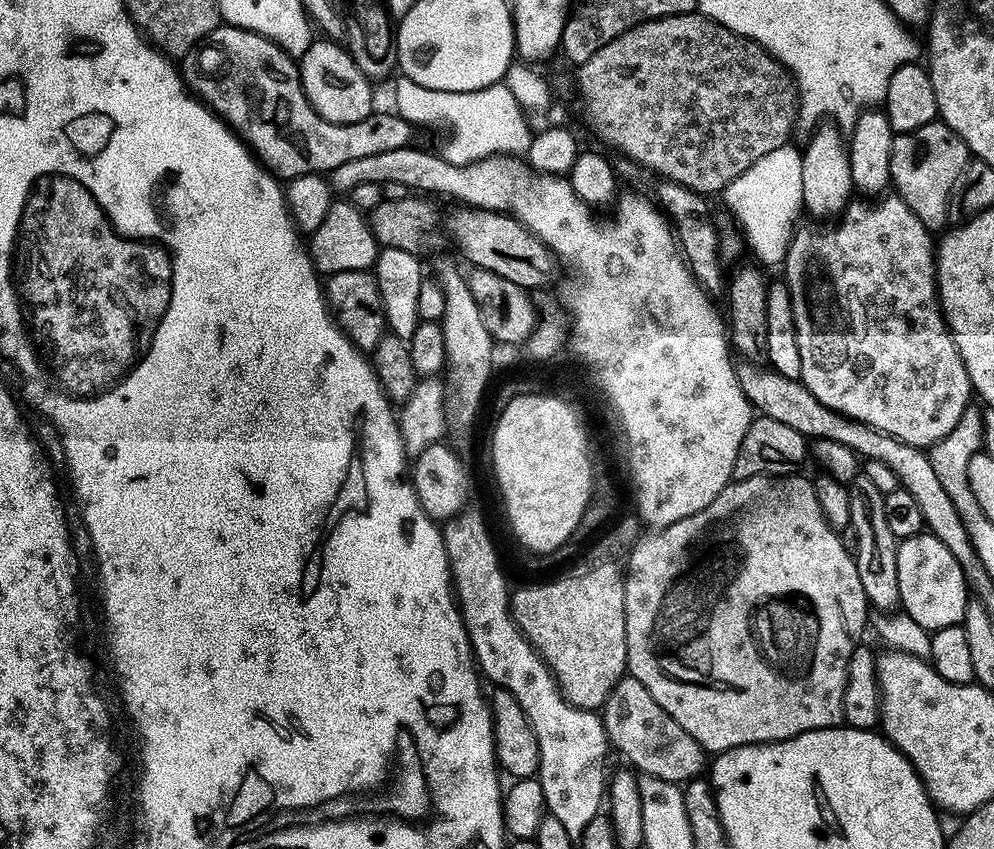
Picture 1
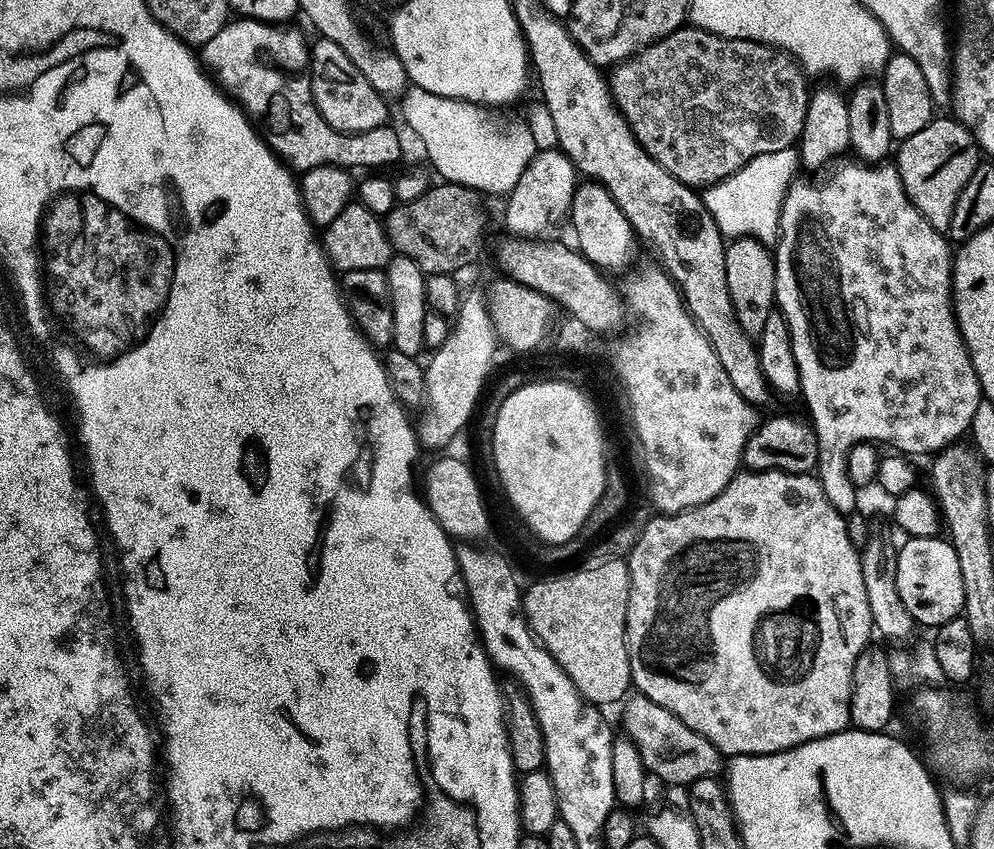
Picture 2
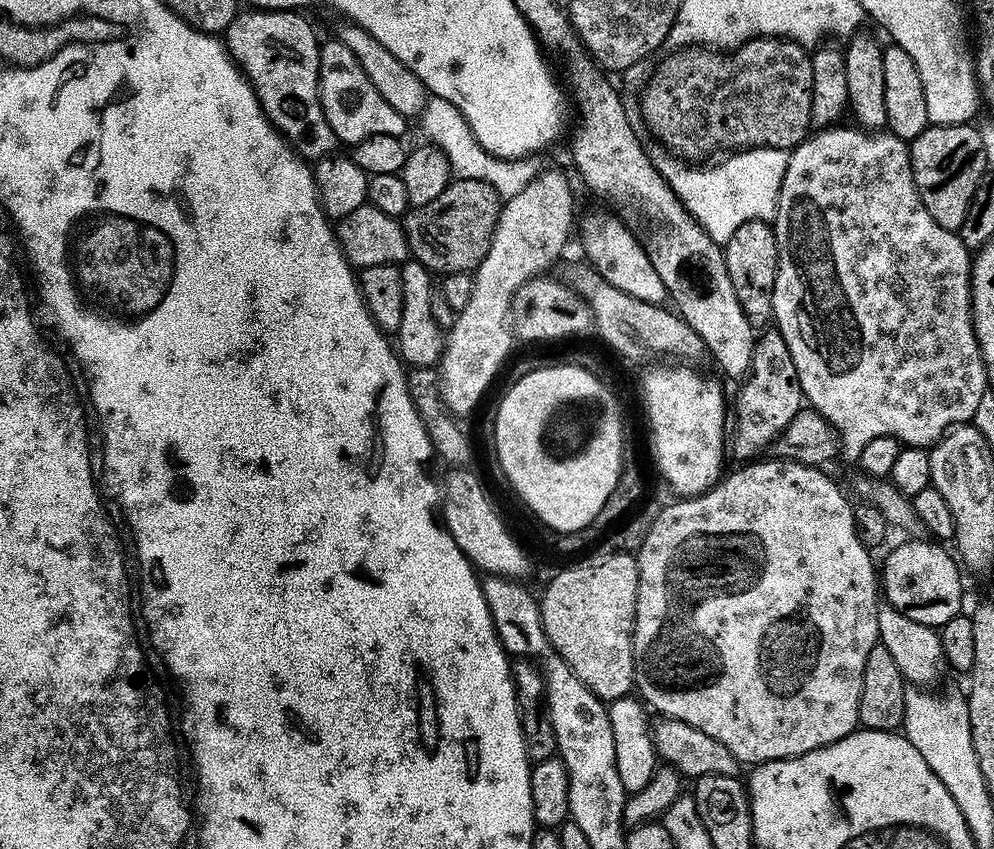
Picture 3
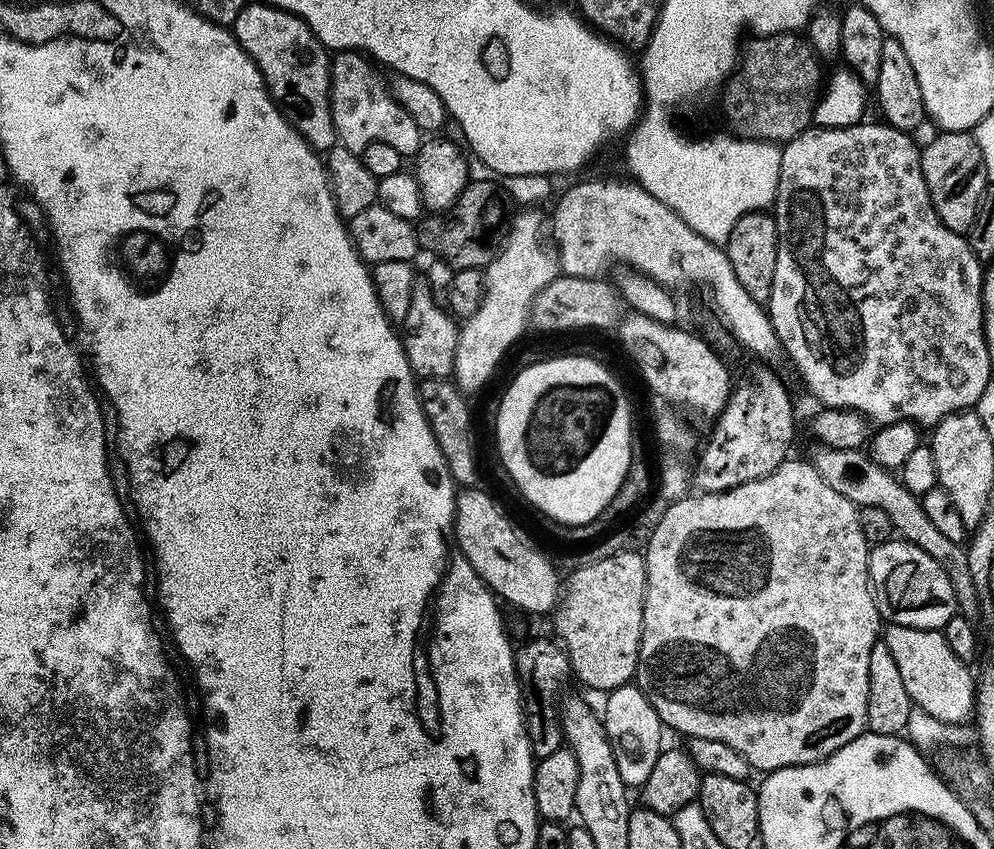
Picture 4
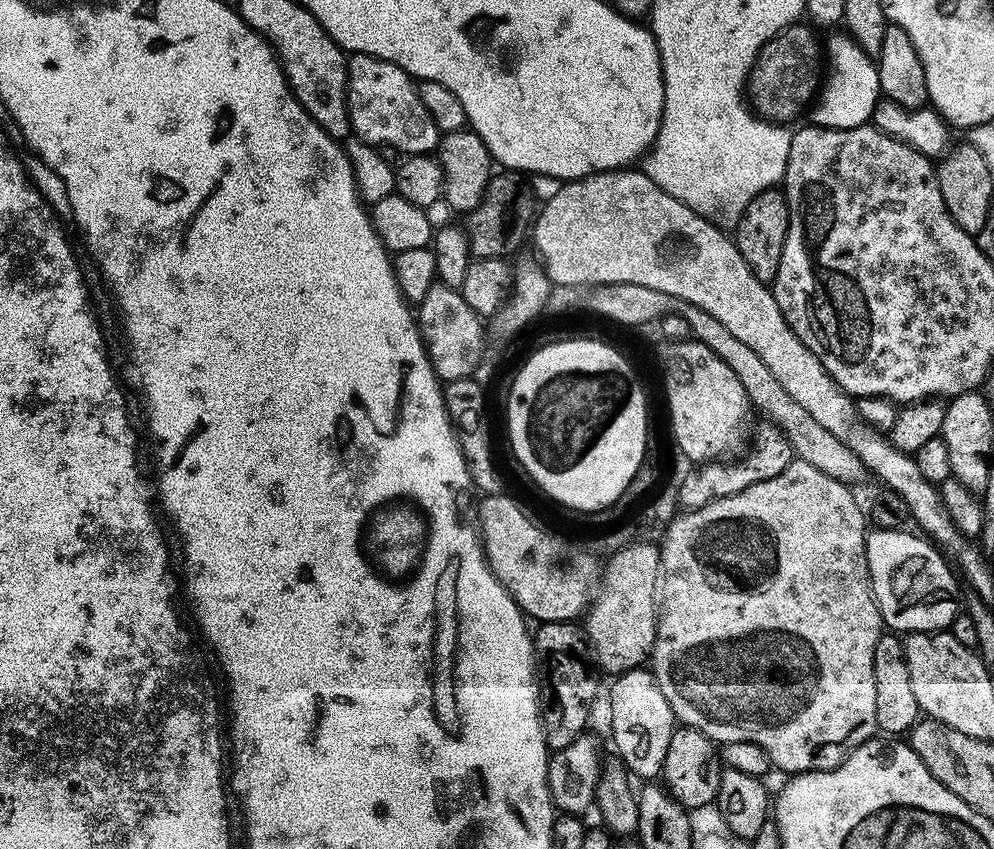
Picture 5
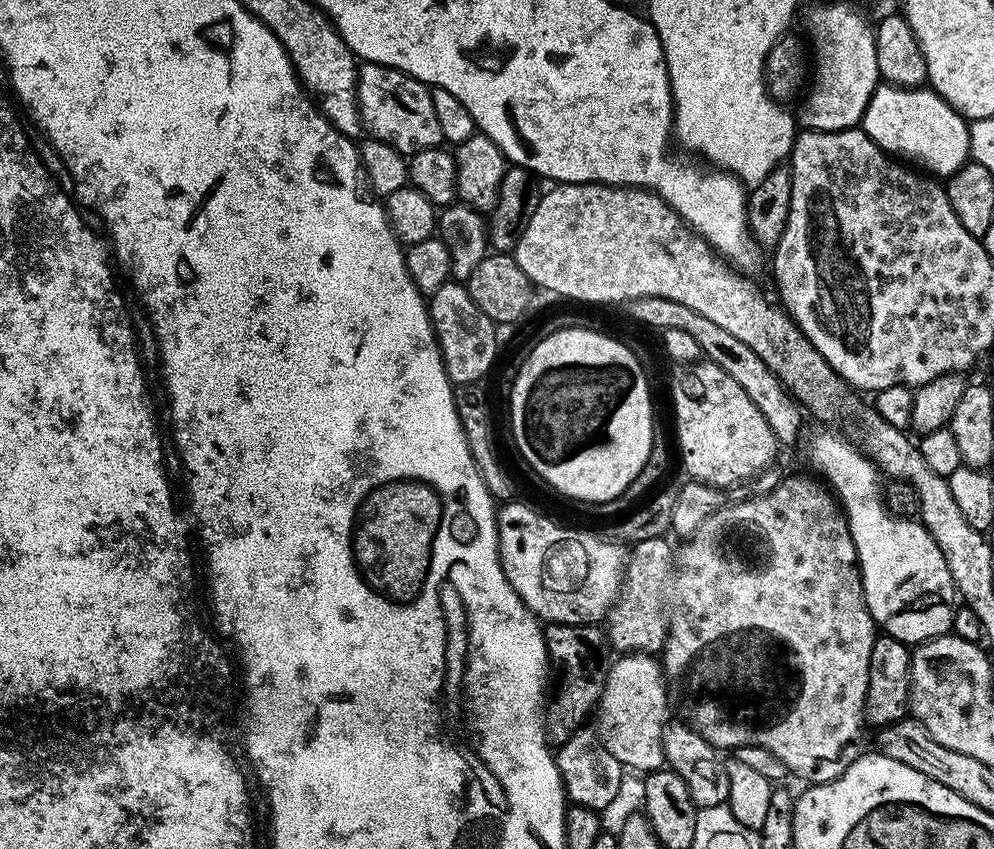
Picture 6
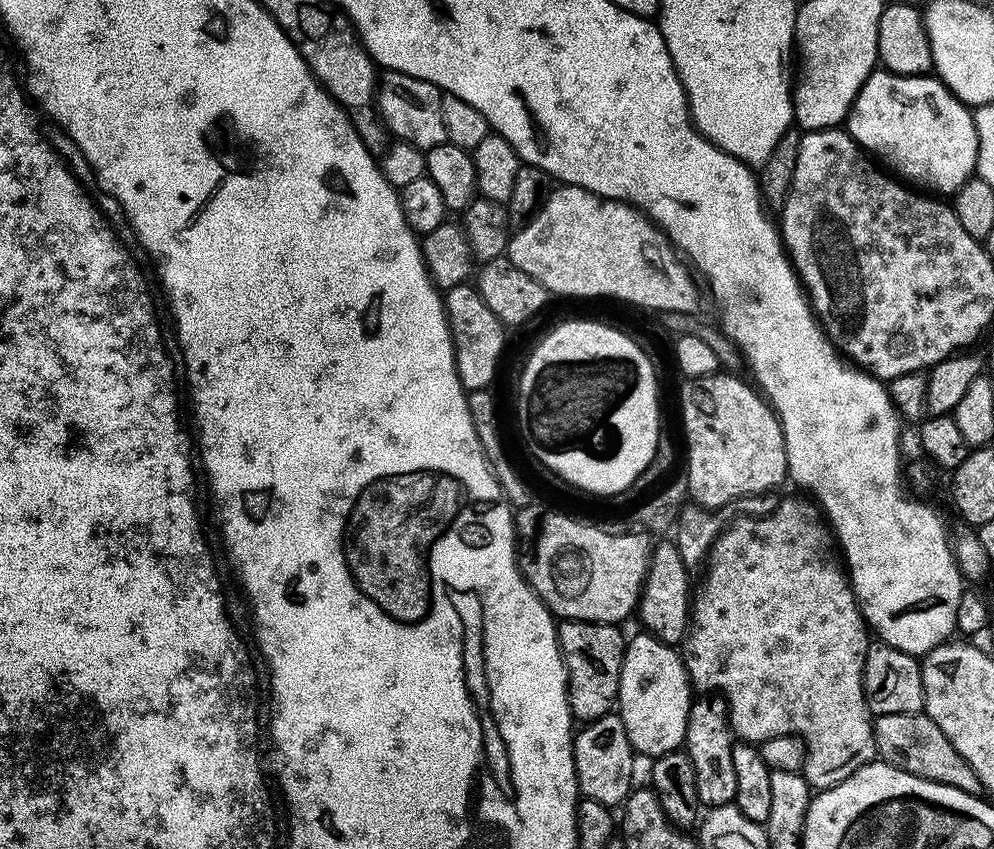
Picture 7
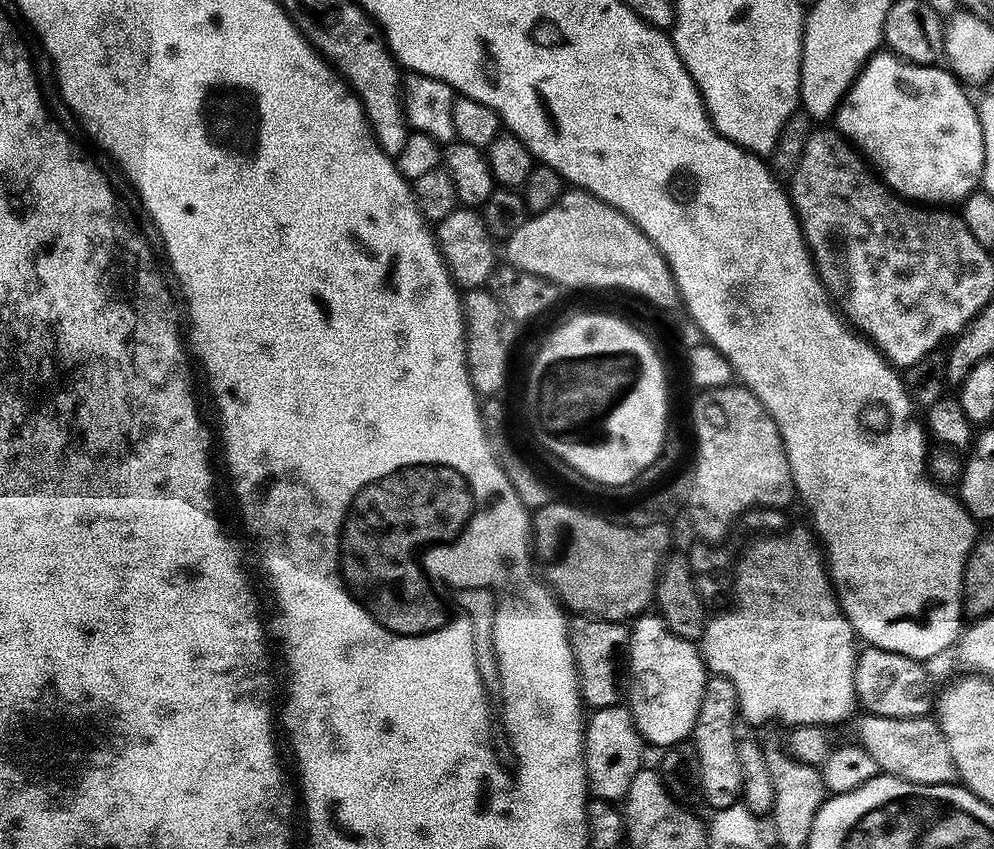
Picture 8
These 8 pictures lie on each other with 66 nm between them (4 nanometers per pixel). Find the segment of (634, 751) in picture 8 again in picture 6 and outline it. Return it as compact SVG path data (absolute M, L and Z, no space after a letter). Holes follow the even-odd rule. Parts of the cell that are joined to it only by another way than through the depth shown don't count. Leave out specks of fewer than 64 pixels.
M581 726L571 733L572 736L560 752L555 753L556 765L564 783L564 795L572 804L583 808L601 810L608 808L620 792L620 775L626 772L625 765L613 754L611 747L592 729L592 726Z

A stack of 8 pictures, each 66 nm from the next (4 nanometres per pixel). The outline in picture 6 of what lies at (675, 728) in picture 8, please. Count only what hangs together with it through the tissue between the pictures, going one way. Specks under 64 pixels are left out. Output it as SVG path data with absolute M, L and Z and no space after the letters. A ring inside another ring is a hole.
M624 654L616 659L610 664L602 701L602 712L608 715L612 736L616 739L611 741L610 747L621 764L629 769L637 768L640 774L655 772L666 764L664 739L670 724L670 692L666 687L661 661L652 654Z

